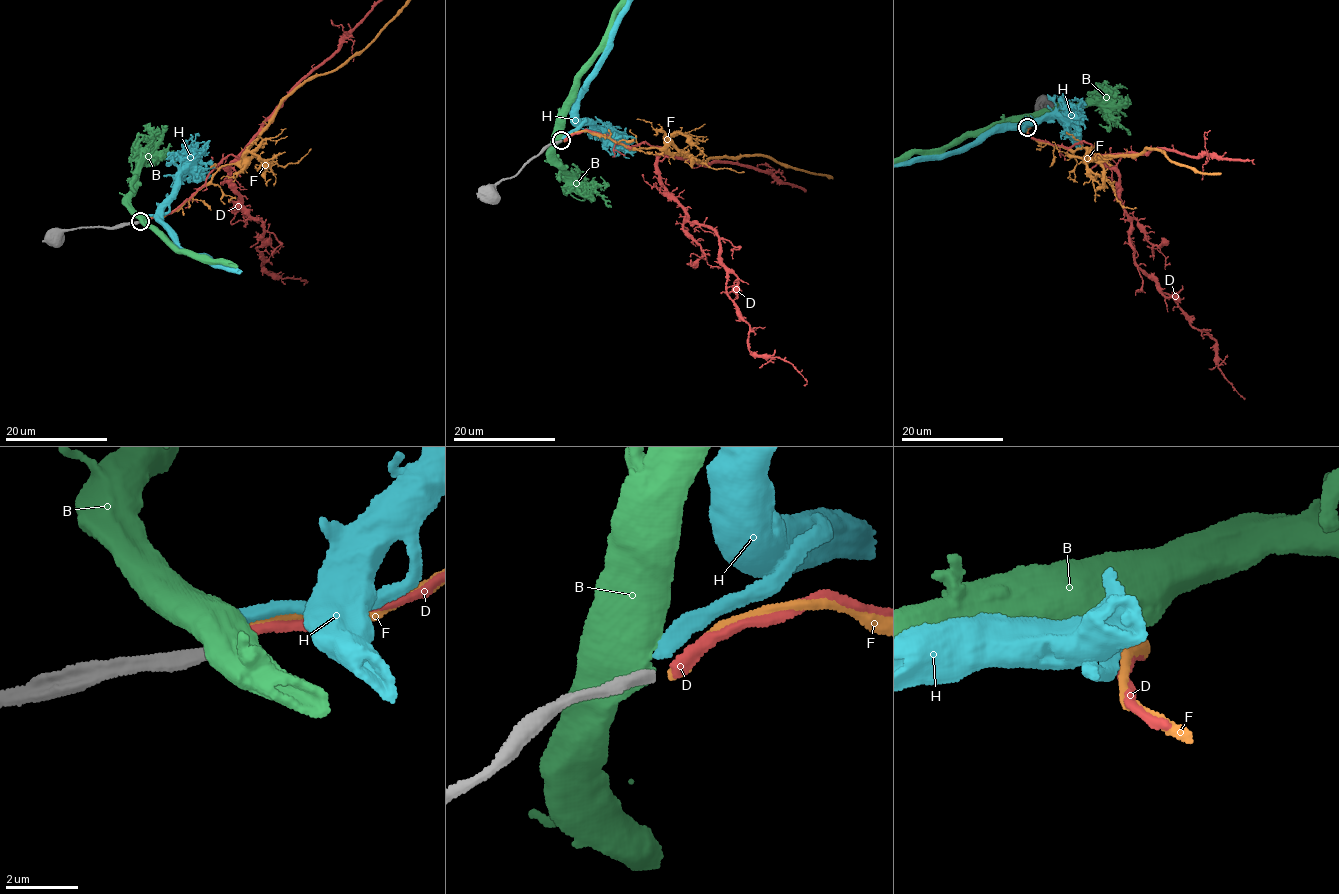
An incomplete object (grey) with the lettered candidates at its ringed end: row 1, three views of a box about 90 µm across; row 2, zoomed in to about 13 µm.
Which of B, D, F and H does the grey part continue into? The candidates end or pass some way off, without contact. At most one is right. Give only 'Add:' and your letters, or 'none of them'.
Add: D

